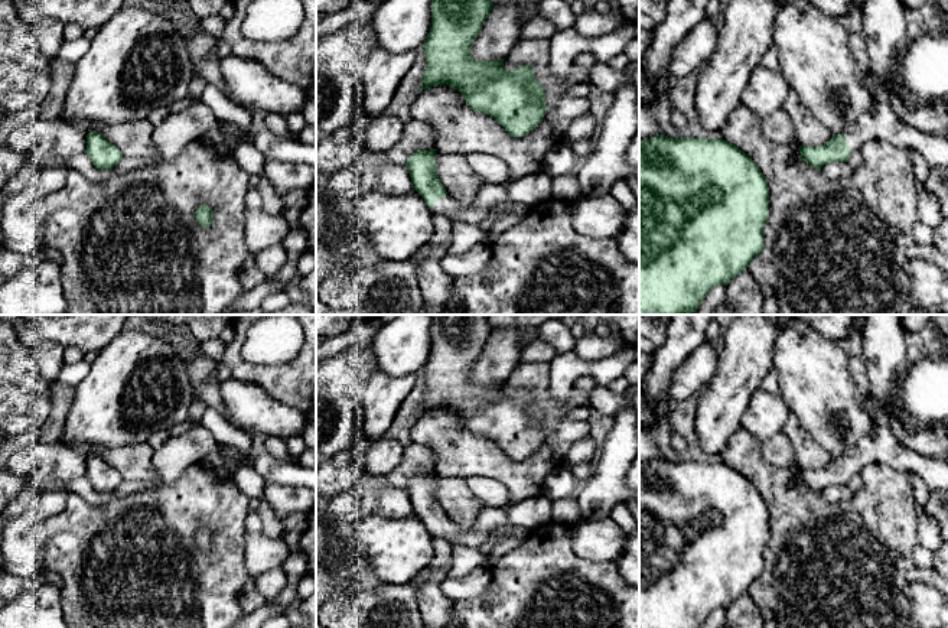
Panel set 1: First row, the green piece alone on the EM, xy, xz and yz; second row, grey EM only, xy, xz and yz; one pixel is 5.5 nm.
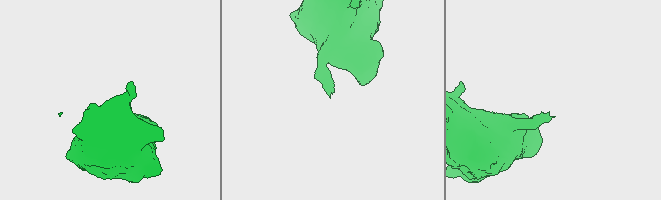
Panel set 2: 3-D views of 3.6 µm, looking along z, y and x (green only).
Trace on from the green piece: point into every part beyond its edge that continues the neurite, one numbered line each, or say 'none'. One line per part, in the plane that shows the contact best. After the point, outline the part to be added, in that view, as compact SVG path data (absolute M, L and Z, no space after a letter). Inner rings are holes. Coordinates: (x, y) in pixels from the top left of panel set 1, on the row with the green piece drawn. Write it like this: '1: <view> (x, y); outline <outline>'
1: xz (448, 207); outline M447 193L444 198L434 202L433 215L442 217L455 225L459 222L456 215L462 208L465 206Z

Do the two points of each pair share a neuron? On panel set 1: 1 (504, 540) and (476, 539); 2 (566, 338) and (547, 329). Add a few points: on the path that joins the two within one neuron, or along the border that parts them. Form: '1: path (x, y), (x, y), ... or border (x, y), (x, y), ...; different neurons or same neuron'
1: path (497, 534), (484, 536); same neuron
2: path (562, 338), (551, 331); same neuron

